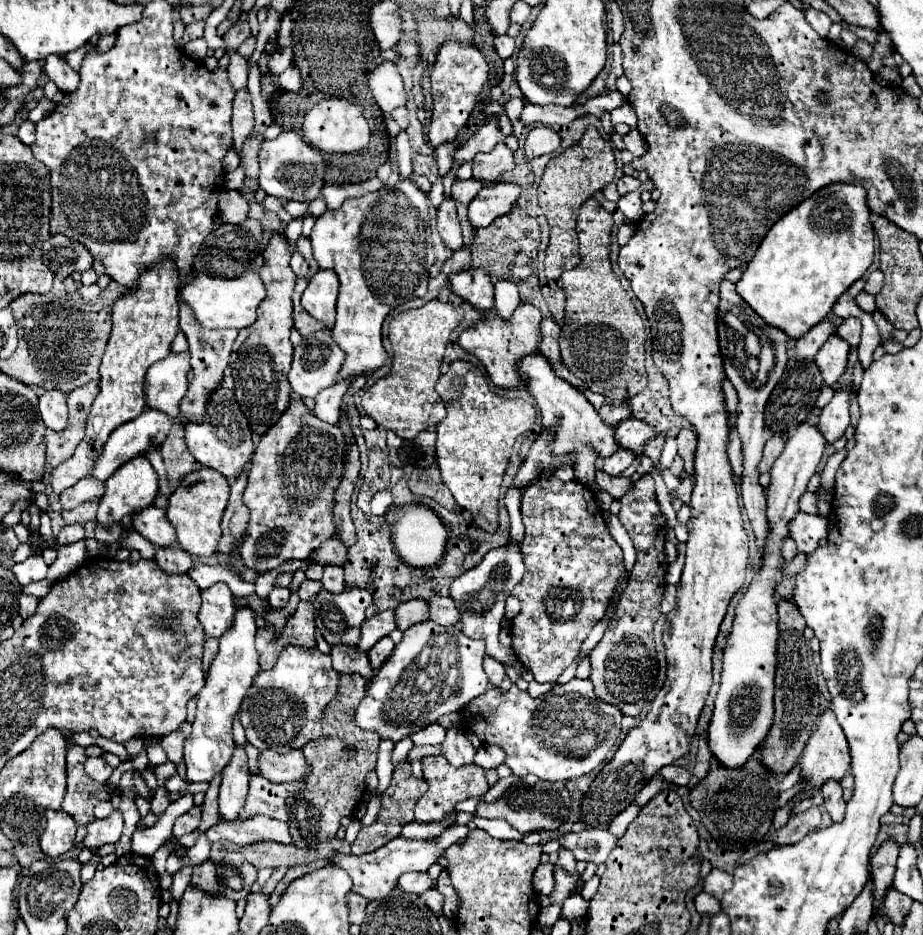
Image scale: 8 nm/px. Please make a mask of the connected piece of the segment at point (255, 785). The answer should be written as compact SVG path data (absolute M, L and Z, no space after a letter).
M251 776L245 805L239 813L238 819L262 814L262 816L270 816L270 818L286 822L288 820L286 796L296 794L302 788L304 788L302 782L272 784L262 776Z

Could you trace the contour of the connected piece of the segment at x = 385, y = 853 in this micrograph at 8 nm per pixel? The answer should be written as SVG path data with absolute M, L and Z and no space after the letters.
M450 826L448 830L444 830L436 842L426 842L426 840L404 840L404 838L394 838L388 844L384 844L382 848L374 850L372 854L362 854L362 856L354 856L354 854L340 854L340 852L332 852L328 862L334 866L340 866L342 870L346 870L350 874L350 878L354 880L352 892L358 892L360 896L364 896L366 900L380 900L386 894L390 894L396 886L396 878L406 874L406 872L426 872L430 868L430 864L434 864L438 860L438 856L442 856L450 844L460 842L462 838L466 838L468 828L466 826Z

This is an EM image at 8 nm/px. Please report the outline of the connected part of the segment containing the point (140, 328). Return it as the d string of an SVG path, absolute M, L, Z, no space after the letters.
M164 258L152 264L152 268L142 270L138 284L116 298L116 304L112 306L112 332L100 364L100 394L92 404L84 440L66 462L50 472L50 486L56 494L62 494L80 478L86 478L110 432L144 410L144 374L154 362L170 354L170 344L178 332L178 278L176 262Z

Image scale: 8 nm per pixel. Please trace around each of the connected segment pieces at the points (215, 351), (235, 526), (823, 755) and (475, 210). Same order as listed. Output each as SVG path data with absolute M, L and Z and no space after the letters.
M180 300L180 328L188 338L188 346L190 346L188 352L190 352L192 370L194 370L194 380L188 386L188 392L180 404L180 410L184 414L184 422L200 422L204 416L206 400L208 400L210 392L220 384L220 380L224 378L224 374L228 370L228 356L232 352L232 344L238 336L238 330L224 330L224 332L214 330L214 332L210 332L206 328L202 328L196 322L192 310L186 304L182 304L182 300Z
M248 472L236 476L230 484L232 492L230 492L230 500L228 500L228 506L226 506L224 516L222 516L222 538L220 538L220 544L218 544L220 564L230 564L230 560L228 560L230 546L240 538L240 534L246 532L246 526L248 526L250 514L248 514L248 508L242 502L246 480L248 480Z
M832 710L820 714L820 724L810 736L802 754L802 778L810 780L810 786L822 786L828 778L842 780L848 772L848 742Z
M498 182L496 186L484 186L476 198L468 204L468 222L474 228L484 228L492 224L498 216L504 216L514 208L520 196L520 188L508 182Z

